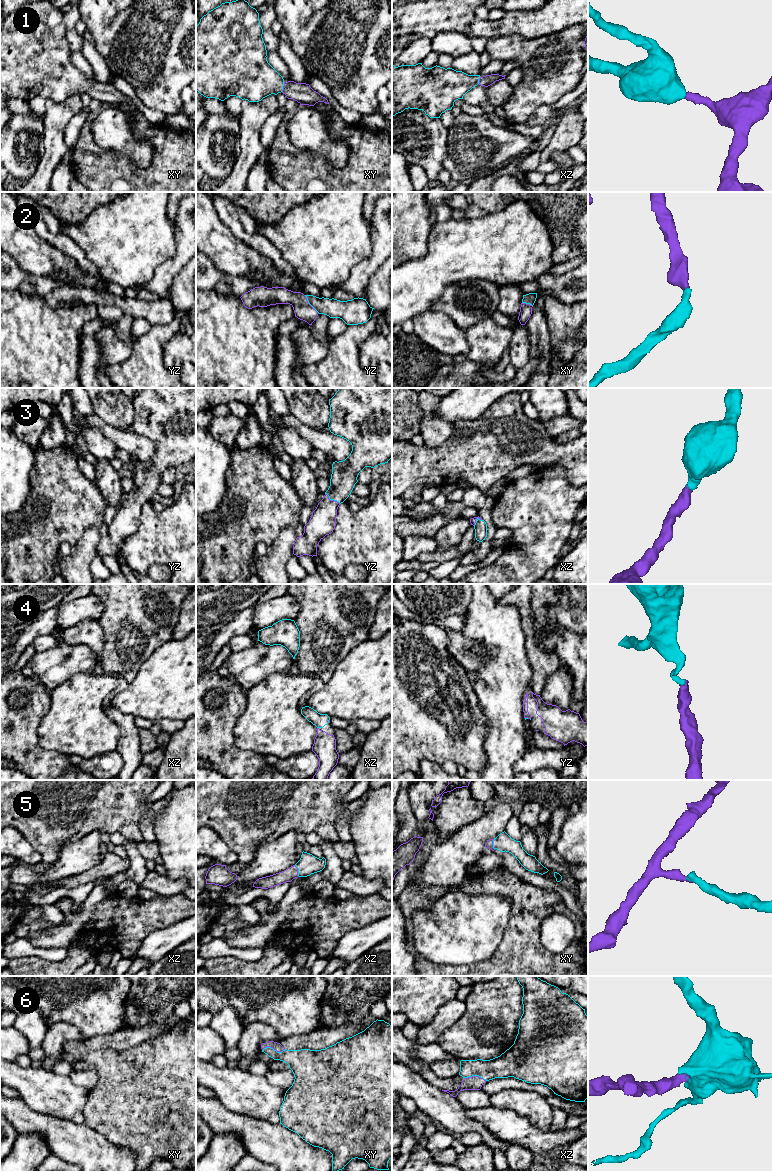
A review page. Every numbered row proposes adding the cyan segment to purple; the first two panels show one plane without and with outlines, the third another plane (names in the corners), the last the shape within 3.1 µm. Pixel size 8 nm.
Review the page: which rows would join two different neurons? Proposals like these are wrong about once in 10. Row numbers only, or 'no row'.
no row

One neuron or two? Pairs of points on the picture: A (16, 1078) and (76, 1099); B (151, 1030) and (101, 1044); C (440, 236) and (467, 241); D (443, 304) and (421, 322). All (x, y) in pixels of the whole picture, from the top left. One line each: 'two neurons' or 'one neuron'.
A: one neuron
B: one neuron
C: one neuron
D: two neurons

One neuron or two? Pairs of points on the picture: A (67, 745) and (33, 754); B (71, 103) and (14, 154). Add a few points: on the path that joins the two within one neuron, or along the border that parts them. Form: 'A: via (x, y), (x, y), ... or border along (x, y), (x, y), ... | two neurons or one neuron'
A: border along (37, 729), (37, 743), (42, 748), (66, 755) | two neurons
B: border along (41, 116), (42, 141) | two neurons

